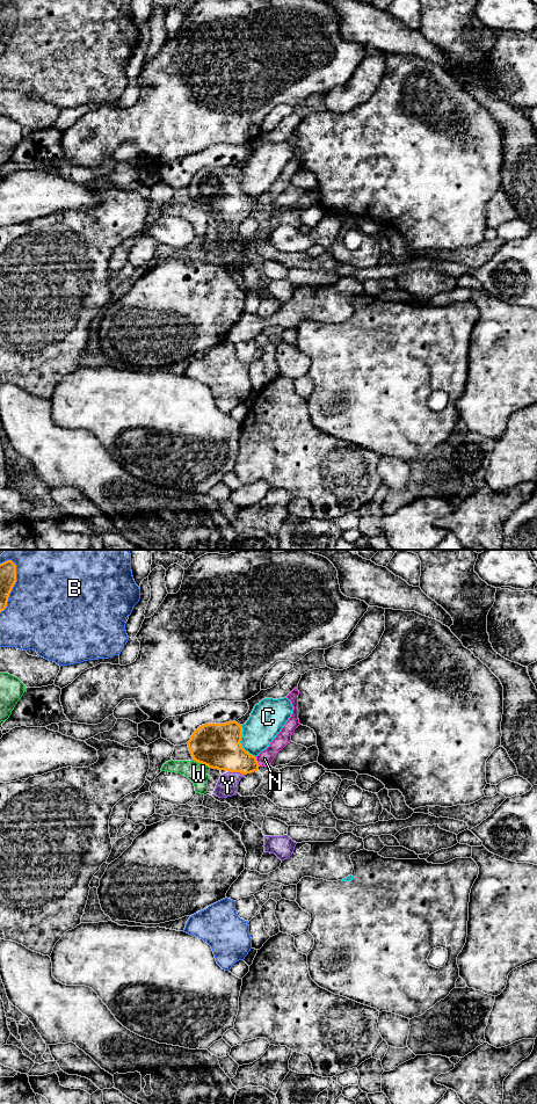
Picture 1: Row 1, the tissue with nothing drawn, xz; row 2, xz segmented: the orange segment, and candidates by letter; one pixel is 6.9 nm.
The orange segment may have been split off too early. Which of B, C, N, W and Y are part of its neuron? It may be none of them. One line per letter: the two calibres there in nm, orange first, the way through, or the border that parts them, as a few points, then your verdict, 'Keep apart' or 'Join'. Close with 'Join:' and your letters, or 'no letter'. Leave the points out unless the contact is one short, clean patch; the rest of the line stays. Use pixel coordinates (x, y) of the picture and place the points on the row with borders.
B: Thickness 110 nm (orange) against 500 nm. Keep apart
C: Thickness 300 nm (orange) against 240 nm. Keep apart
N: Thickness 260 nm (orange) against 110 nm. Keep apart
W: Thickness 300 nm (orange) against 150 nm. Keep apart
Y: Thickness 300 nm (orange) against 140 nm. Path across: xz (217, 746), (237, 765), (237, 771), (227, 785). Join
Join: Y

